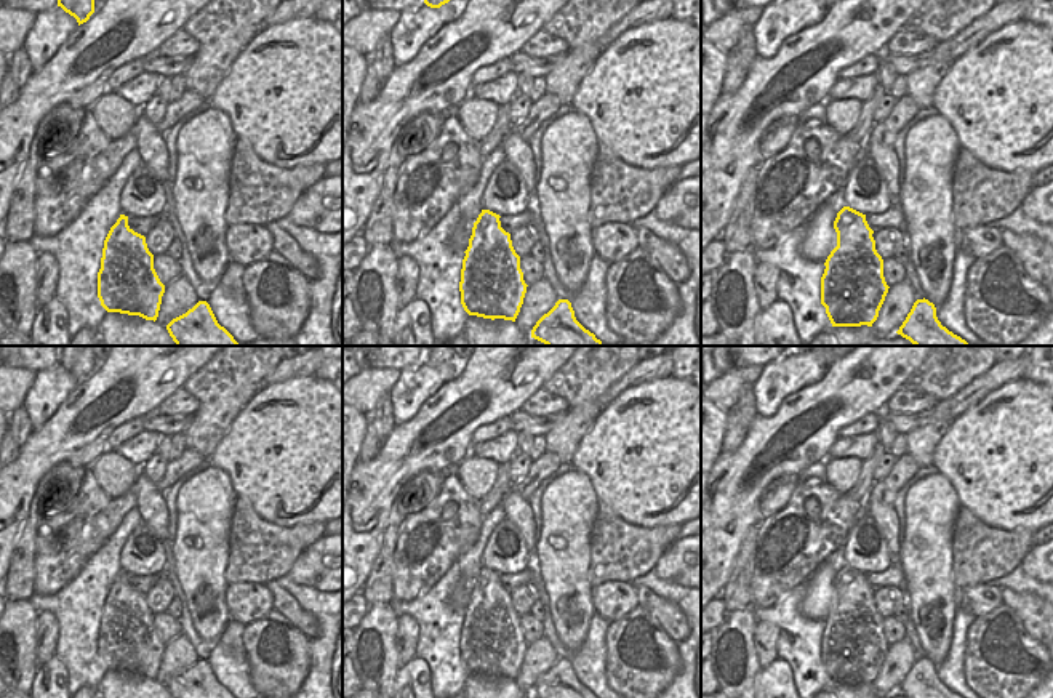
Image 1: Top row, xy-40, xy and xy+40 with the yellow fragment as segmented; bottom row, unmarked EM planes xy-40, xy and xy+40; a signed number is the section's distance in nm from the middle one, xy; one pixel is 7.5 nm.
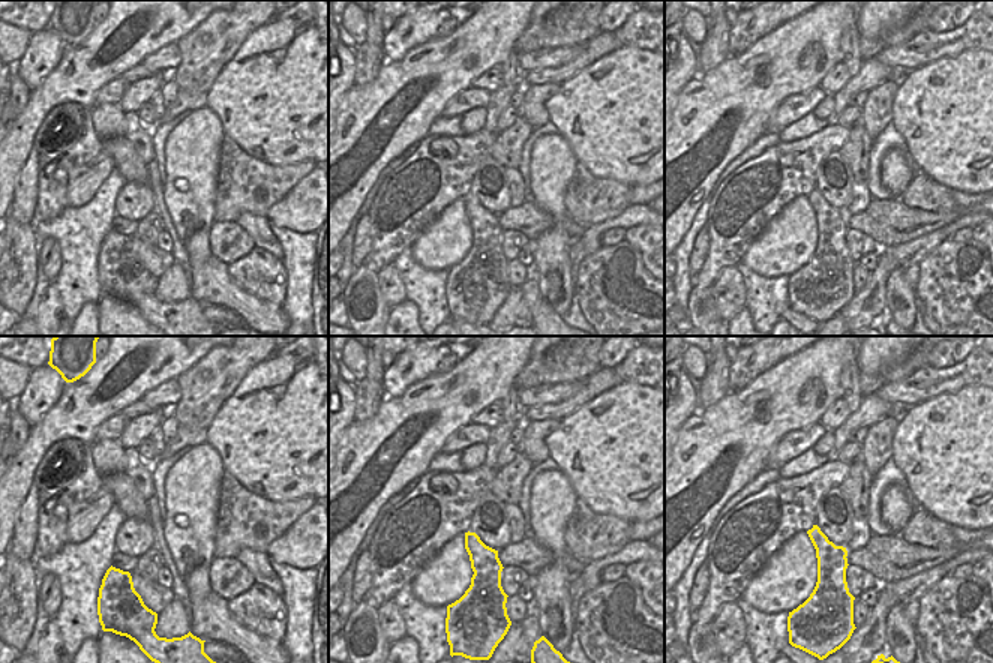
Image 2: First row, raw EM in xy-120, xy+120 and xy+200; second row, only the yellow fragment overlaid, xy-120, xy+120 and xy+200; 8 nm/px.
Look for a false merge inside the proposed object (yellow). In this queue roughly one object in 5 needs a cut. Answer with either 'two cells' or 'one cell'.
two cells

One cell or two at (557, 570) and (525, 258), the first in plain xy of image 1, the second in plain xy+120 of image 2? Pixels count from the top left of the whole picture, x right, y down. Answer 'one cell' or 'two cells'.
two cells

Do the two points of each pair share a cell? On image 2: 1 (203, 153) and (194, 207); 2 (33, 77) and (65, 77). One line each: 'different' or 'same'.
1: same
2: different

